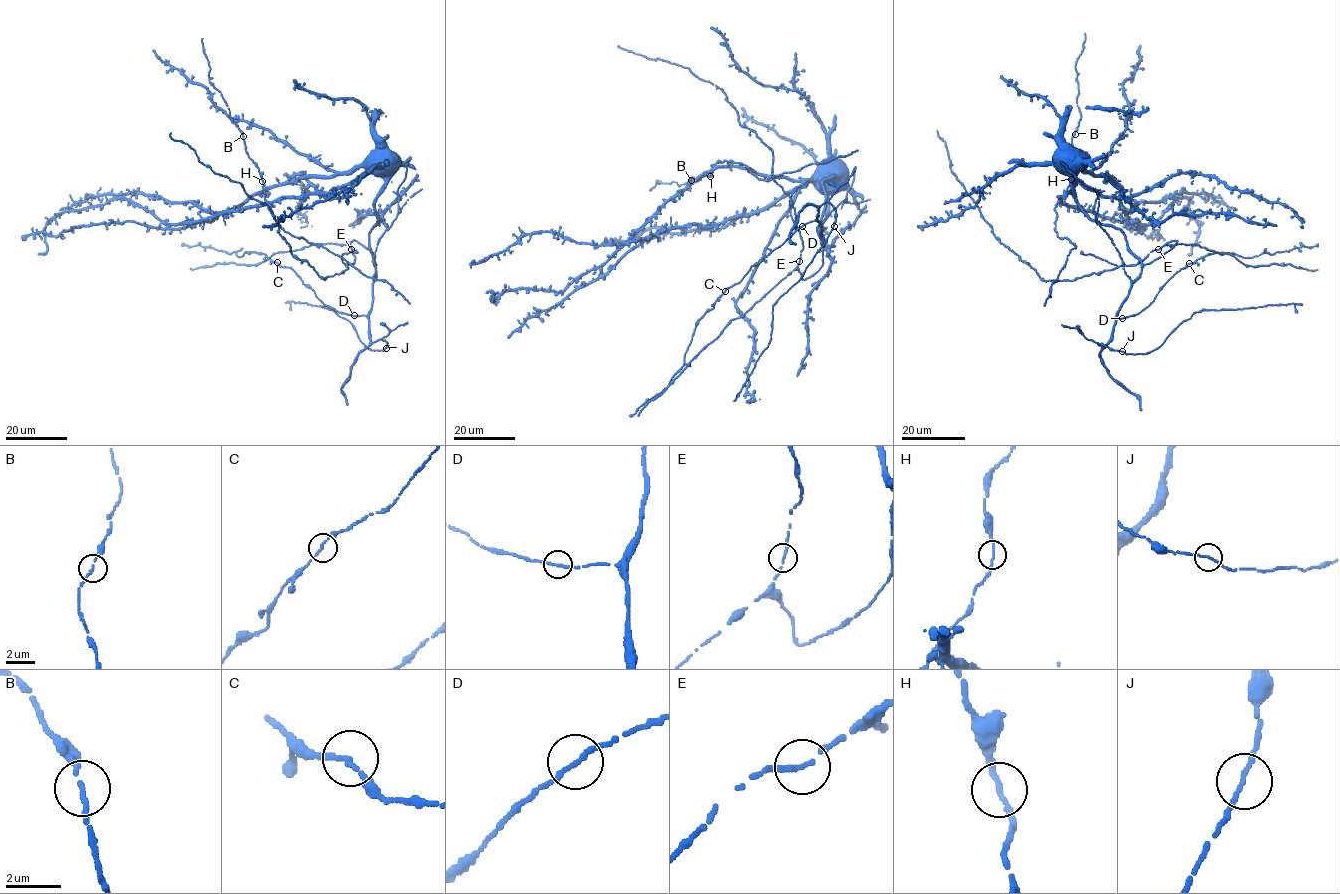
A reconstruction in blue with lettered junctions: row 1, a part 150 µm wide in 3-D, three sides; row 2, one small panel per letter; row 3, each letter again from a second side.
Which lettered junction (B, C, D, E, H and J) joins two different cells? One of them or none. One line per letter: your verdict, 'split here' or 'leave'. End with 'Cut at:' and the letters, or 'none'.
B: leave
C: leave
D: leave
E: leave
H: leave
J: leave
Cut at: none

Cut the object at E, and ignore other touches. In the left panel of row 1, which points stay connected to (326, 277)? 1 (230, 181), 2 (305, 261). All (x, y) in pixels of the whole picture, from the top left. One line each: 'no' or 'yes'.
1: yes
2: yes

